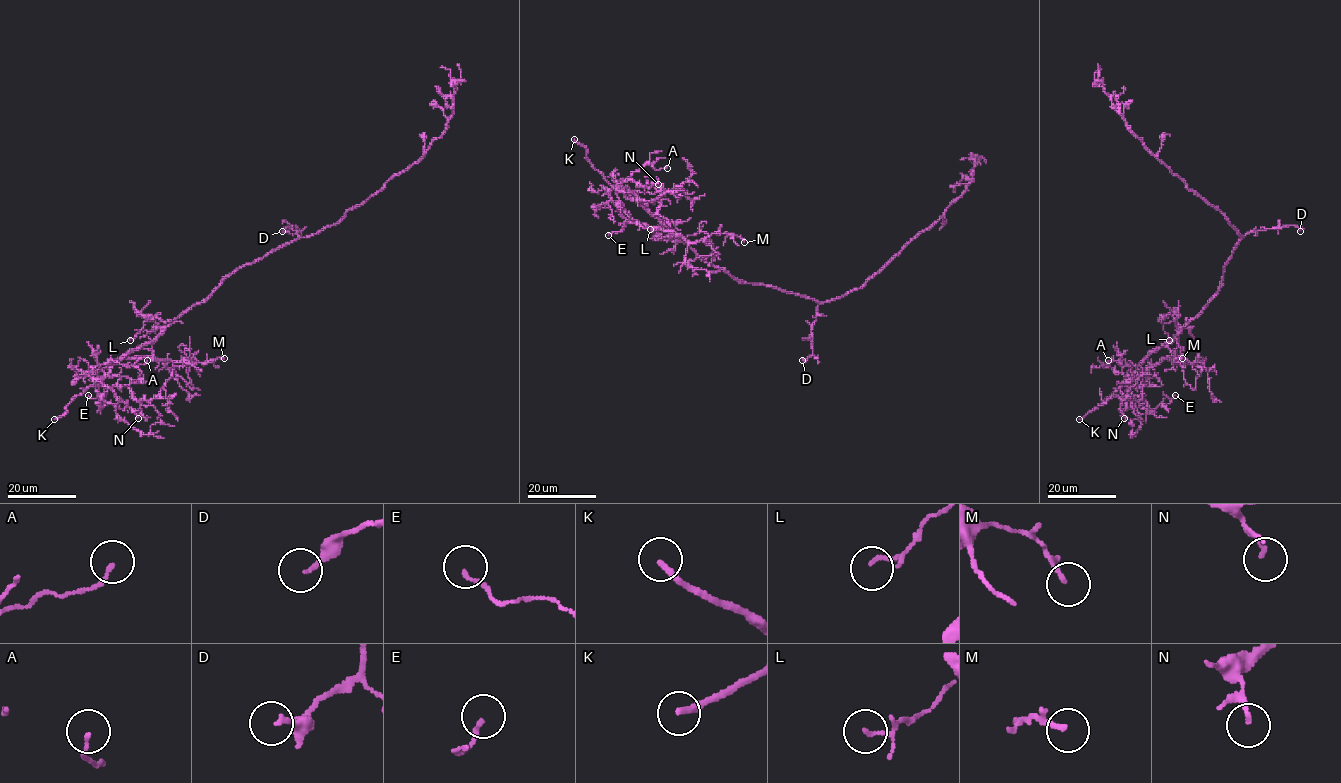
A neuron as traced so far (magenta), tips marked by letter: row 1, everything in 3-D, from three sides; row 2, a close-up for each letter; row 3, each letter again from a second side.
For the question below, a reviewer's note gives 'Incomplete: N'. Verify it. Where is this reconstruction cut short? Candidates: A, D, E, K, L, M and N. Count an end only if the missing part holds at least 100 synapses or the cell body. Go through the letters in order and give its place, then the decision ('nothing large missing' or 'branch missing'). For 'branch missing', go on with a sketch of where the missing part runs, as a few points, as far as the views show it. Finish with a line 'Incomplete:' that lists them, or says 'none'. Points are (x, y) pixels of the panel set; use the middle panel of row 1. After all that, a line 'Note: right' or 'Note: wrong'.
A: at (667, 168); nothing large missing
D: at (802, 360); nothing large missing
E: at (608, 235); nothing large missing
K: at (574, 139); branch missing; missing branch runs (574, 139), (562, 124), (545, 121), (530, 111)
L: at (650, 229); nothing large missing
M: at (744, 242); nothing large missing
N: at (658, 184); nothing large missing
Incomplete: K
Note: wrong

